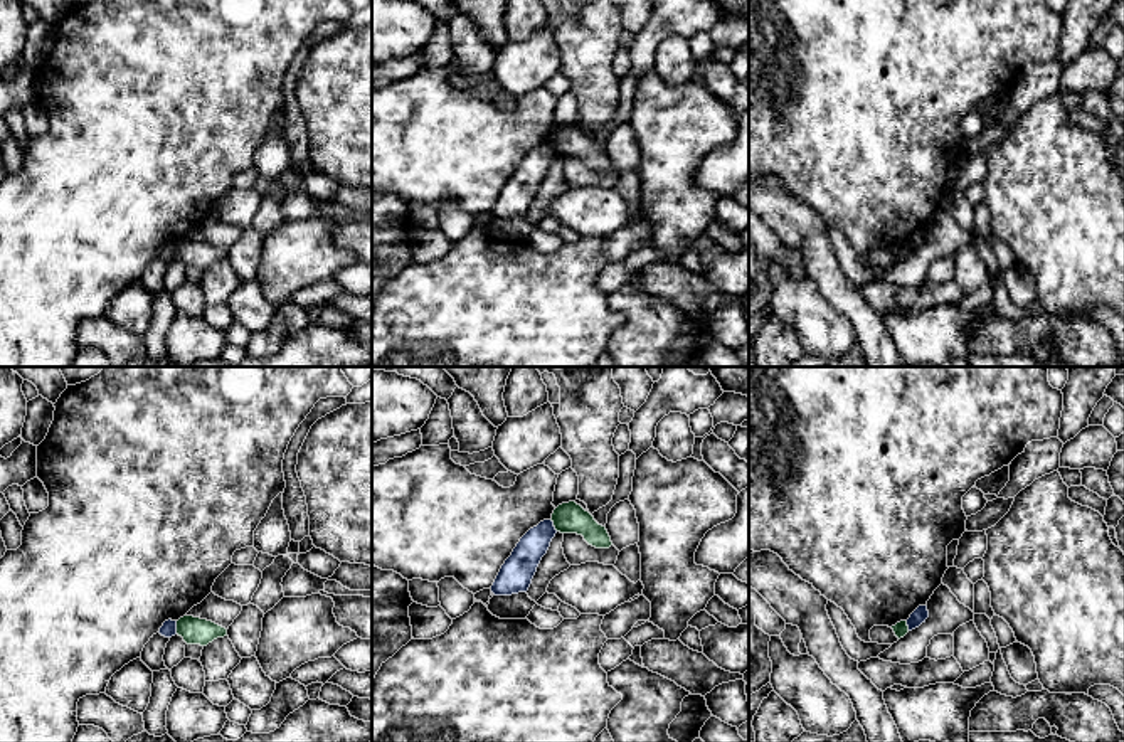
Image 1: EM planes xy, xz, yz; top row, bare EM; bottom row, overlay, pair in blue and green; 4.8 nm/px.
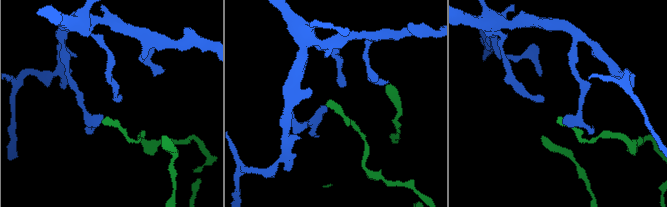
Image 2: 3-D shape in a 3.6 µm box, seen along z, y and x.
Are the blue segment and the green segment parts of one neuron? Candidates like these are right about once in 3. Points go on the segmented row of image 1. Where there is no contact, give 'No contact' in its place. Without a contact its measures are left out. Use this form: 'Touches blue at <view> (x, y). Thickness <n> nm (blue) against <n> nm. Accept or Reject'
Touches blue at xy (175, 628). Thickness 70 nm (blue) against 130 nm. Reject

